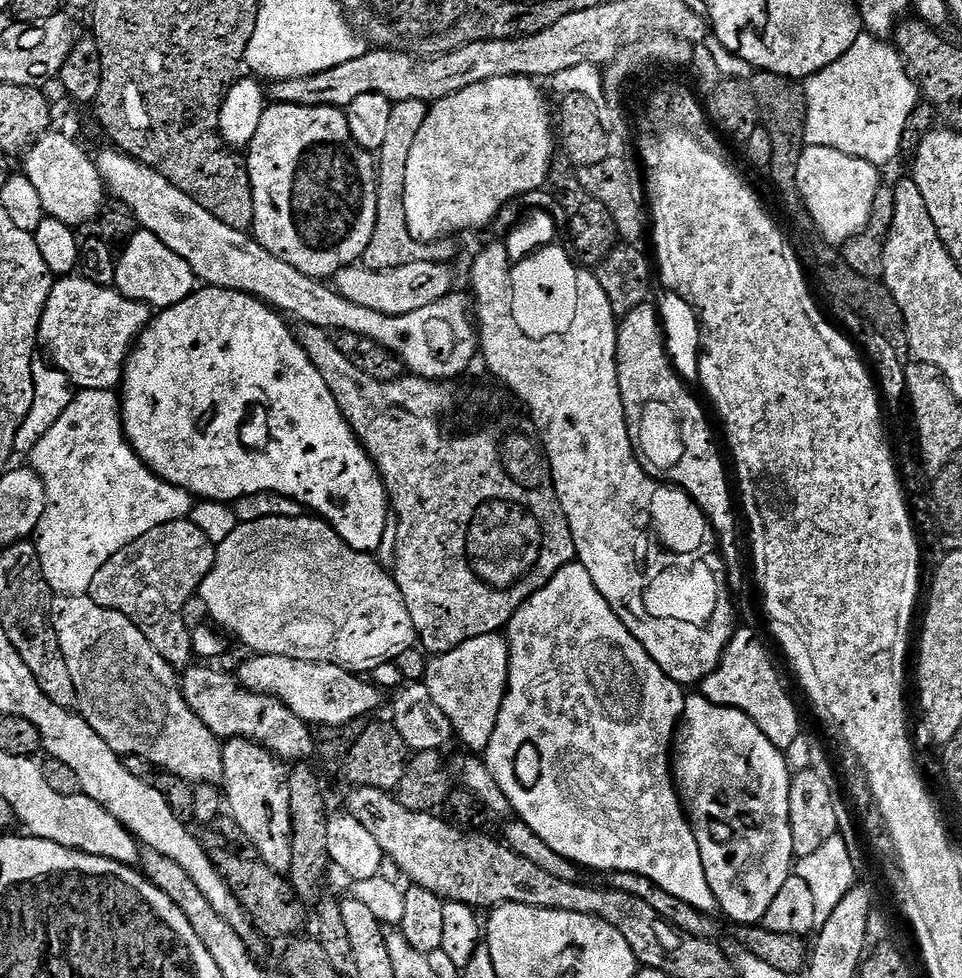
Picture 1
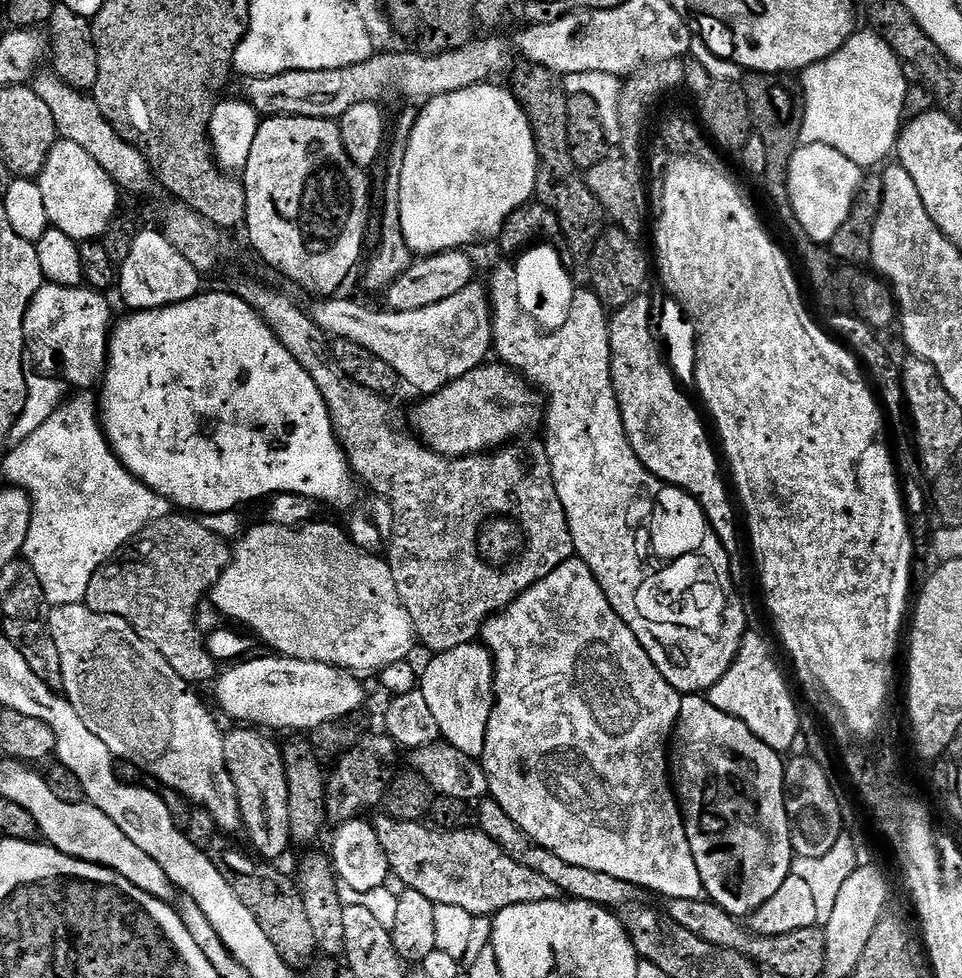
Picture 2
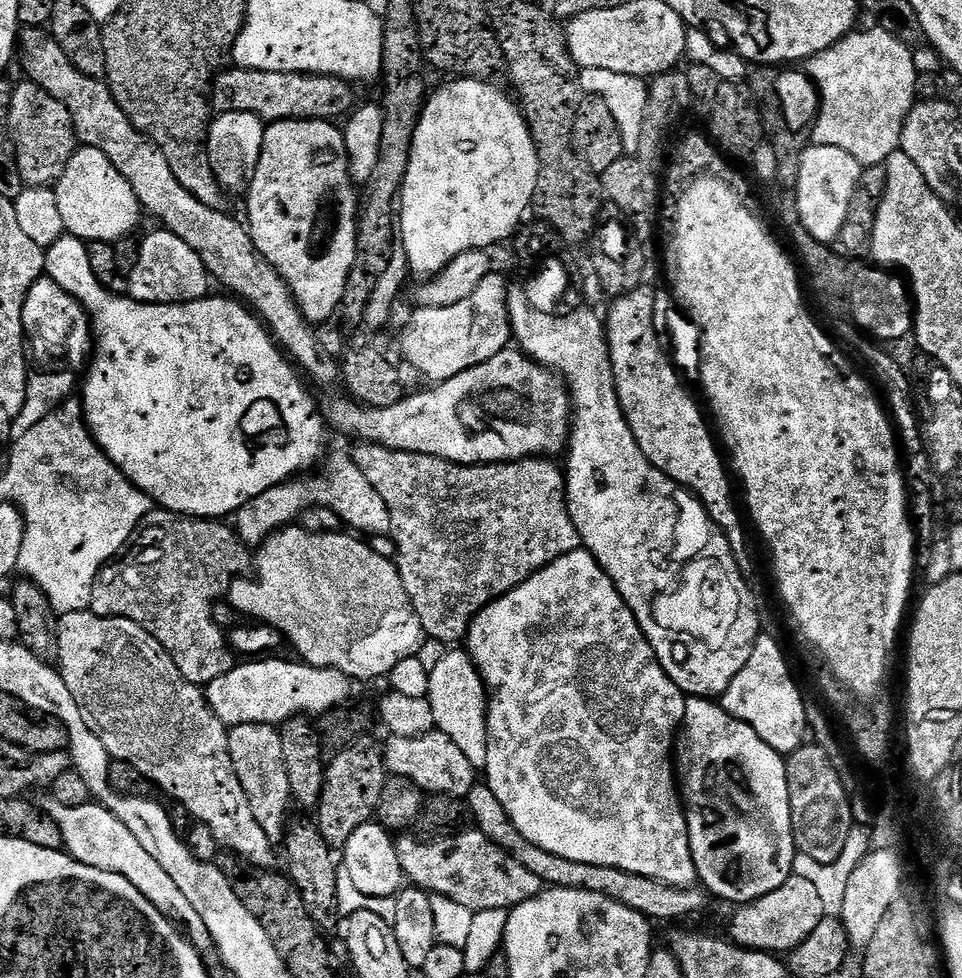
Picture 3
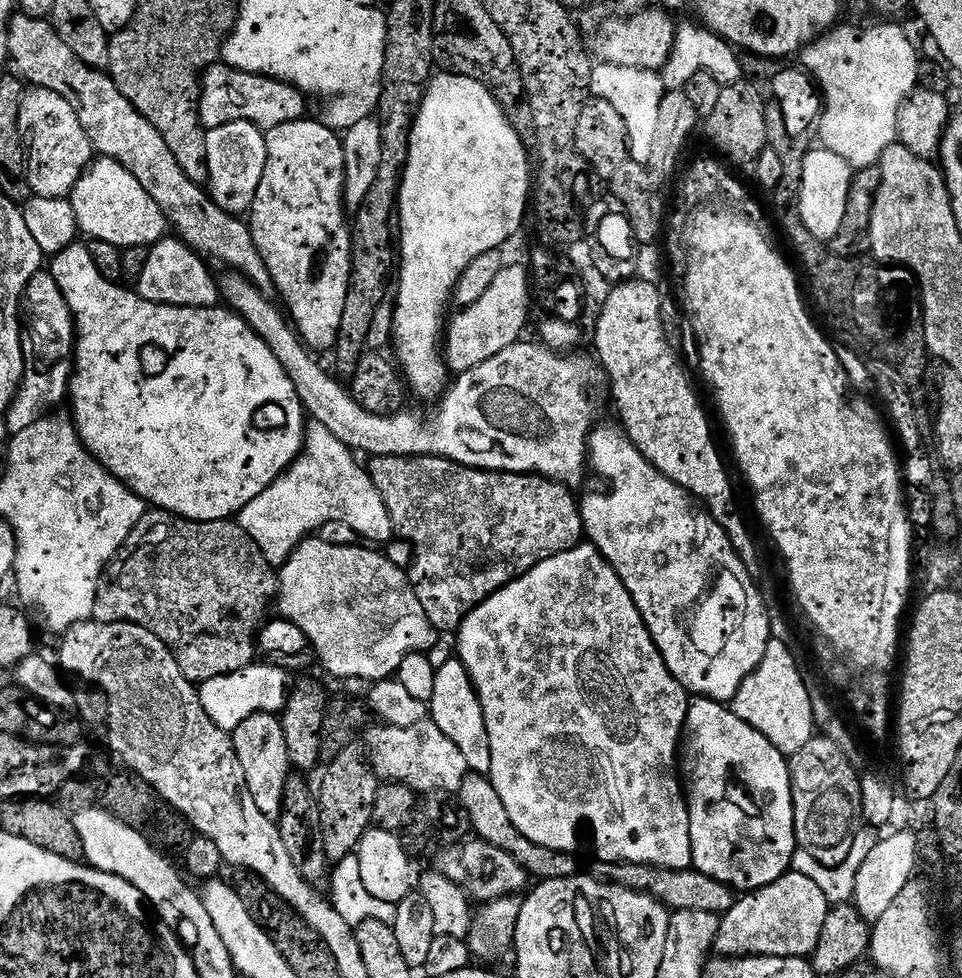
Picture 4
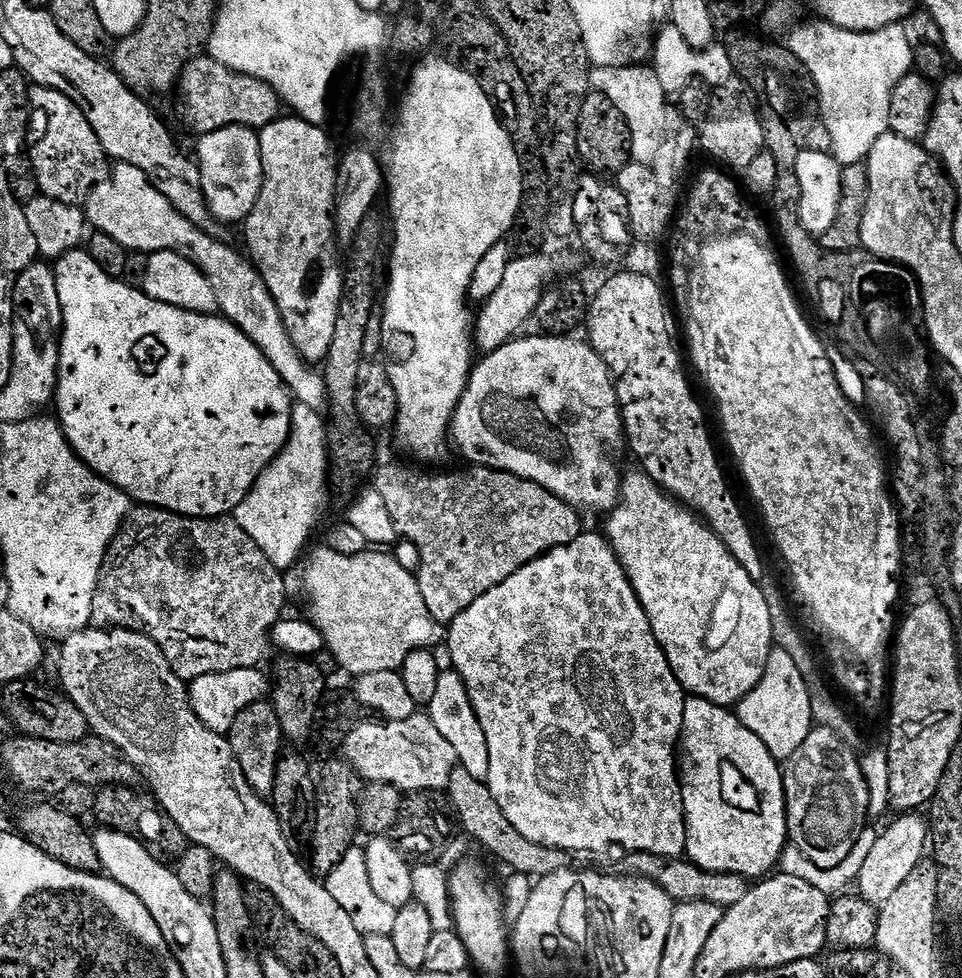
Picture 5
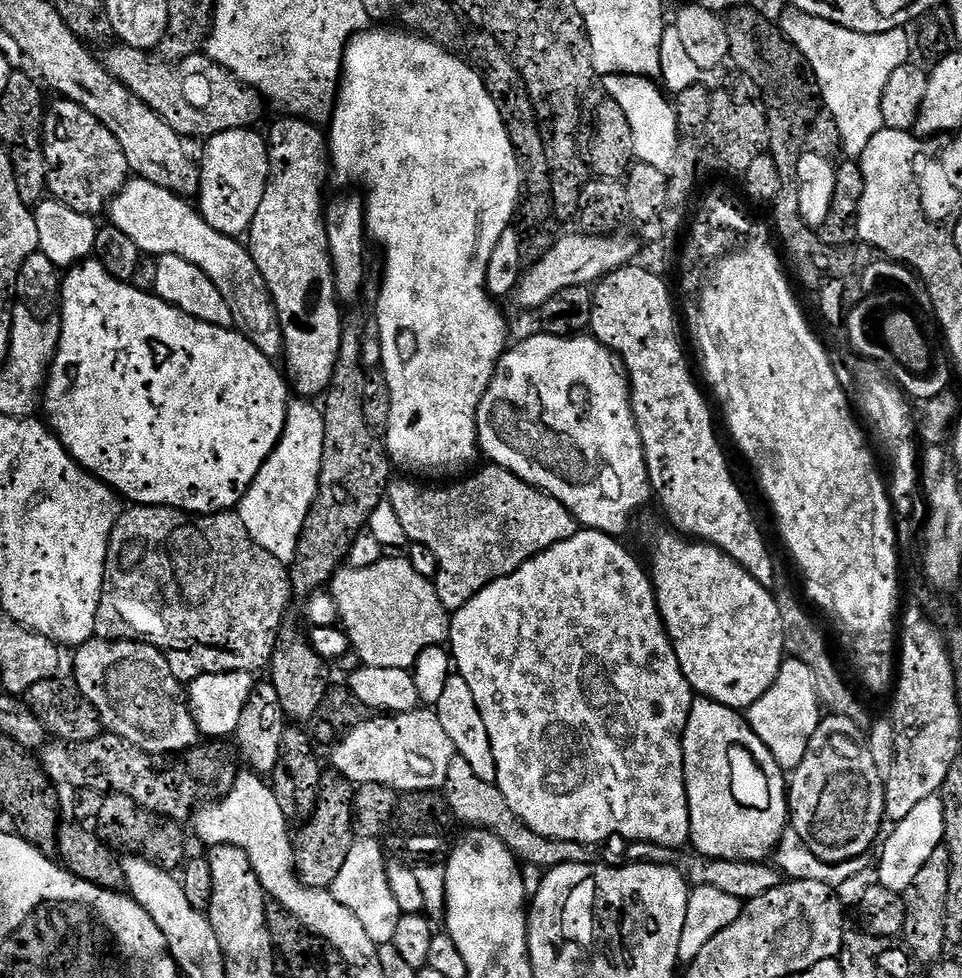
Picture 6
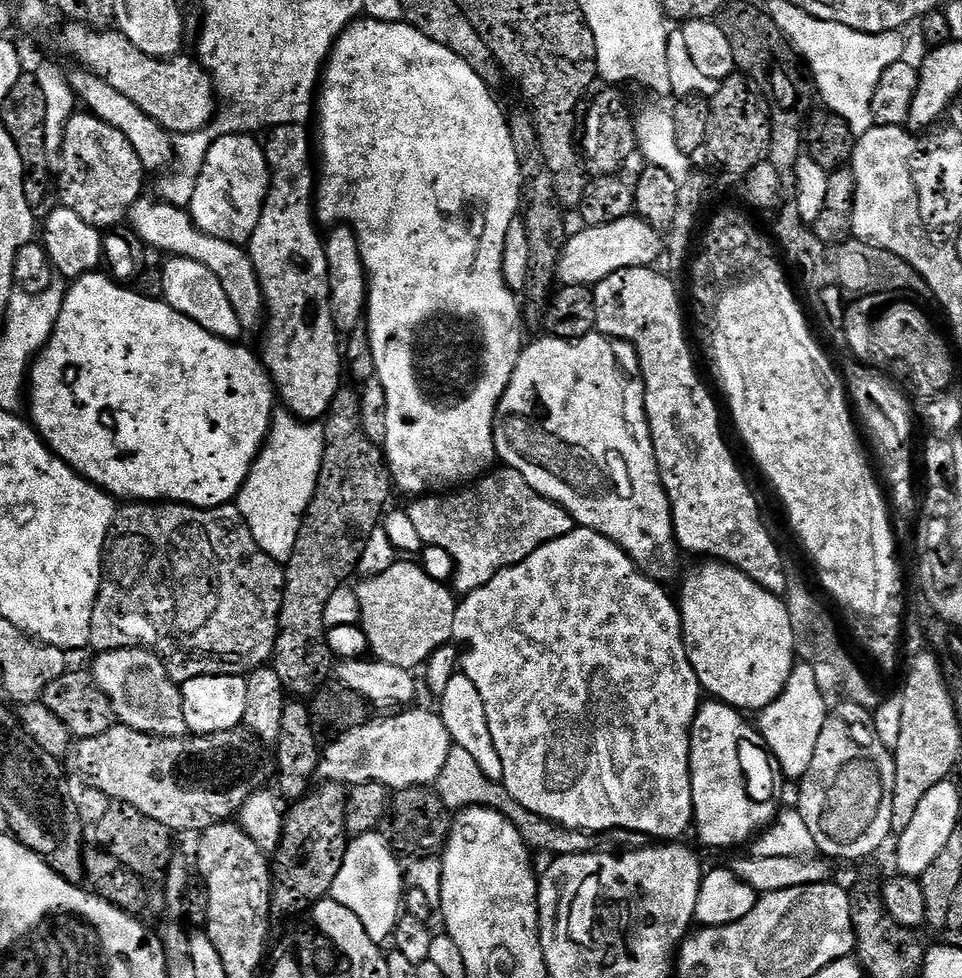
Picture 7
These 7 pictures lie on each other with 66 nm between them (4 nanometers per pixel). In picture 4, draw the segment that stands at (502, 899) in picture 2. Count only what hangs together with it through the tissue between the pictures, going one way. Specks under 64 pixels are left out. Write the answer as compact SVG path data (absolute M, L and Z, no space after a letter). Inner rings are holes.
M468 838L453 847L445 848L435 857L435 860L435 871L464 889L473 901L478 900L476 902L515 896L523 893L530 884L528 871L518 862L514 862L510 854L498 850L498 846L490 846L479 838Z

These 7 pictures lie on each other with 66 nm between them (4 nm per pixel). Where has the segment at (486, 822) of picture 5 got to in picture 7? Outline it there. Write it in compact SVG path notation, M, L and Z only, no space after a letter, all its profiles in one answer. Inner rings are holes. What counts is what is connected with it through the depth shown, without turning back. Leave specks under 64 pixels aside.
M449 747L446 766L442 766L442 774L436 779L434 790L449 810L492 808L495 812L500 812L520 830L525 841L530 842L533 849L545 848L546 851L552 852L553 857L577 856L583 852L593 851L597 847L595 835L559 827L547 820L541 820L533 812L527 812L521 804L514 802L514 798L510 798L510 794L504 789L503 783L486 778L482 766L478 766L478 762L474 762L474 758L465 748Z

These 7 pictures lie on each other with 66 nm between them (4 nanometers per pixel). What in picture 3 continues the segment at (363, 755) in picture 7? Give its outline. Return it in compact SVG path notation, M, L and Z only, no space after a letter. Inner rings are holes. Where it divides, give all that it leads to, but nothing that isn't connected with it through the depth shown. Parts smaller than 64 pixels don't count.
M433 730L414 738L389 735L387 739L385 765L389 769L398 770L399 775L407 780L414 781L425 793L467 798L472 787L478 783L478 770L470 758L466 758L466 754L462 754L462 750L449 741L445 732Z

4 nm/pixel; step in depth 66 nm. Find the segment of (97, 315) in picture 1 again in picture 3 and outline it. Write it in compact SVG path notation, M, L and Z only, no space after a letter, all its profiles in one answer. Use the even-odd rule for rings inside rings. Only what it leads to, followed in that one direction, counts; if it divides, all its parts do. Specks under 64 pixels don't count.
M47 274L40 277L34 282L34 286L28 291L28 297L24 303L22 310L22 322L27 339L36 348L41 348L48 356L61 356L65 360L65 365L80 364L89 359L90 353L94 348L94 332L90 327L90 317L84 311L79 301L74 299L70 294L66 294L66 290L62 290L62 286L58 286L58 282L54 282Z

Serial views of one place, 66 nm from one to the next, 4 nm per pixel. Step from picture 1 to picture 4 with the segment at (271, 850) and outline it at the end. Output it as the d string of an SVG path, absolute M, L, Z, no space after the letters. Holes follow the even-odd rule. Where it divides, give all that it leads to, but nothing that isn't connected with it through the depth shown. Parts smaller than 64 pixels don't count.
M270 712L254 714L246 718L246 722L242 722L242 726L238 726L230 735L238 754L238 762L242 762L242 774L246 778L250 798L254 798L254 806L258 806L266 818L279 821L282 794L290 775L286 738L282 735L279 715Z

